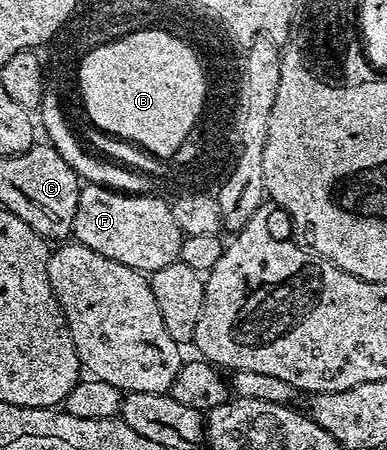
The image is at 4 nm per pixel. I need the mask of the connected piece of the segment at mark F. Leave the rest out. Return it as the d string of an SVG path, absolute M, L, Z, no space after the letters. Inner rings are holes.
M85 183L79 191L79 205L75 211L72 240L83 247L91 247L91 251L99 251L99 255L107 255L107 259L115 259L115 263L123 263L140 273L152 275L159 267L167 267L167 263L179 258L181 246L181 228L171 215L170 202L161 197L143 197L136 192L122 192L106 185Z

